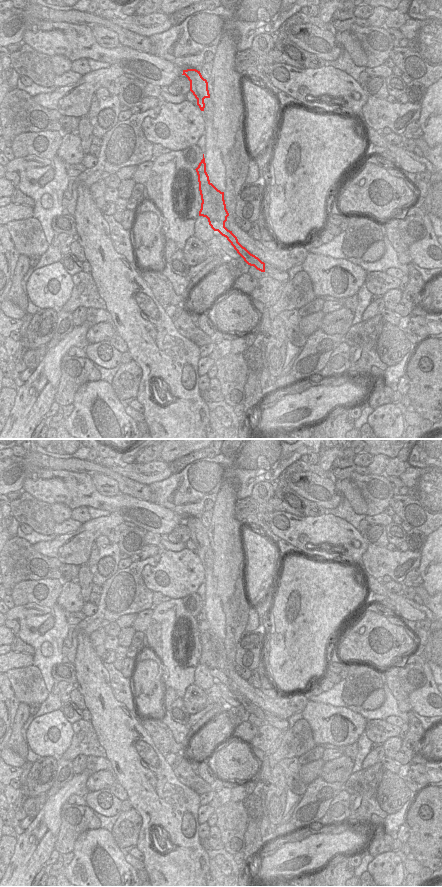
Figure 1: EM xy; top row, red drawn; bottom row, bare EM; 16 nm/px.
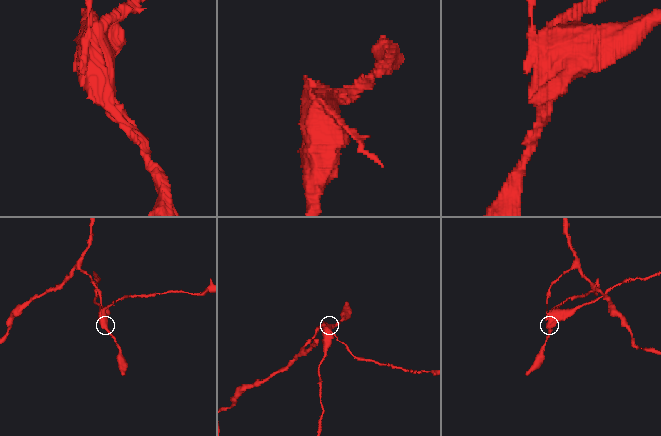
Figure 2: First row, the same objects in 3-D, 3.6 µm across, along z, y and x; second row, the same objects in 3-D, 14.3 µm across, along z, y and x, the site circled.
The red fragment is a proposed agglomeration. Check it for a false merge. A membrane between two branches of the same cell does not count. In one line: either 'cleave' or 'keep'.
cleave

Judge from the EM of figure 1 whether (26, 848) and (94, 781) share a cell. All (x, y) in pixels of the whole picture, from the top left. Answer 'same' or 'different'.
different

